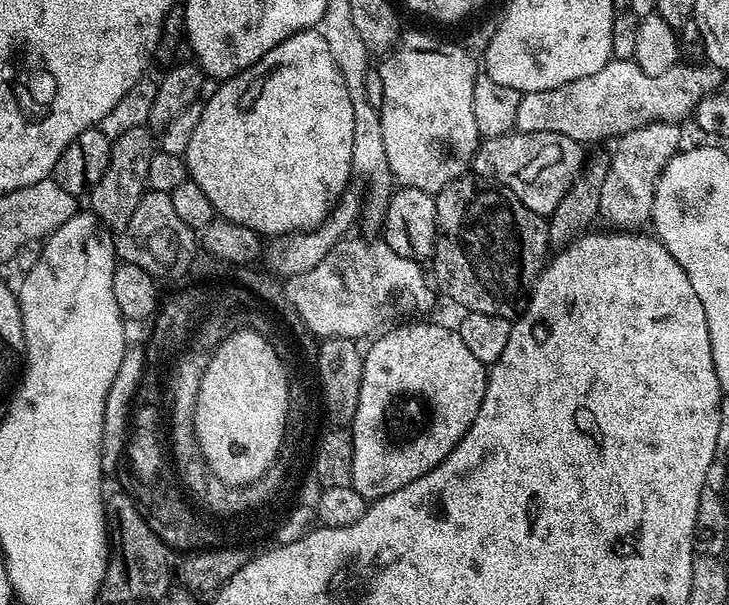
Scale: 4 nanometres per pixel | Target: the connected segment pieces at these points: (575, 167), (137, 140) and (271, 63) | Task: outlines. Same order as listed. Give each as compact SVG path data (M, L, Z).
M513 130L506 136L485 139L472 160L471 171L480 178L493 176L493 181L517 196L533 217L547 218L580 175L586 163L583 151L580 141L566 138L566 134Z
M147 127L135 128L126 130L126 134L112 141L106 174L102 174L102 178L98 178L96 185L90 189L91 215L105 229L108 227L110 231L116 232L115 234L124 233L130 222L130 214L134 214L134 206L138 206L138 202L145 194L150 170L148 159L152 157L154 151L154 136L152 140L151 135L153 136L153 133Z
M307 30L294 33L280 45L274 46L265 56L250 65L244 72L225 79L220 89L206 100L202 110L202 118L198 126L194 126L194 138L190 138L190 146L186 153L188 174L192 181L202 186L202 194L210 198L213 209L223 219L241 224L252 232L268 236L287 237L291 233L302 233L320 226L329 216L334 205L345 195L348 180L352 176L352 147L354 146L354 106L350 106L350 94L334 58L330 55L330 46L320 37L319 31Z

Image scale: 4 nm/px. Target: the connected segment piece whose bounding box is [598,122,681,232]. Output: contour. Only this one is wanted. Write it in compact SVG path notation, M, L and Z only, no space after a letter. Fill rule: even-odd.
M676 122L647 124L635 128L615 141L614 154L609 157L606 180L599 196L599 215L610 222L620 222L626 214L627 231L636 232L649 223L653 208L656 176L664 170L666 158L676 155L681 125Z

